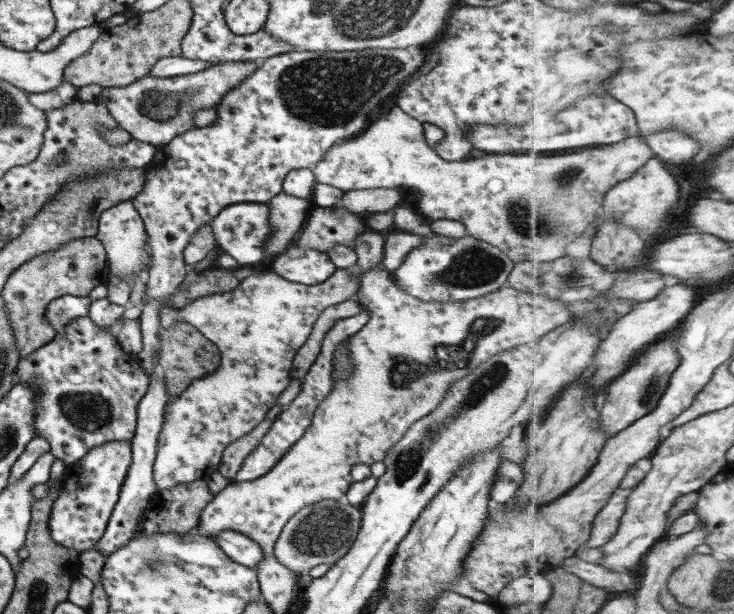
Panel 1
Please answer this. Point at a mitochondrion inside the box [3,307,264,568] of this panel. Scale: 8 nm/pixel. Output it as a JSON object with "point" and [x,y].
{"point":[88,411]}

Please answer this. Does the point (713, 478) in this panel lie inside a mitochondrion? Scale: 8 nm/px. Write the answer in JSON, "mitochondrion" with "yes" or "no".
{"mitochondrion":"no"}

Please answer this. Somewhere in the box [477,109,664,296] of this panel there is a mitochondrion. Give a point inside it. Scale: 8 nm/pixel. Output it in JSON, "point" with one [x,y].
{"point":[542,225]}

